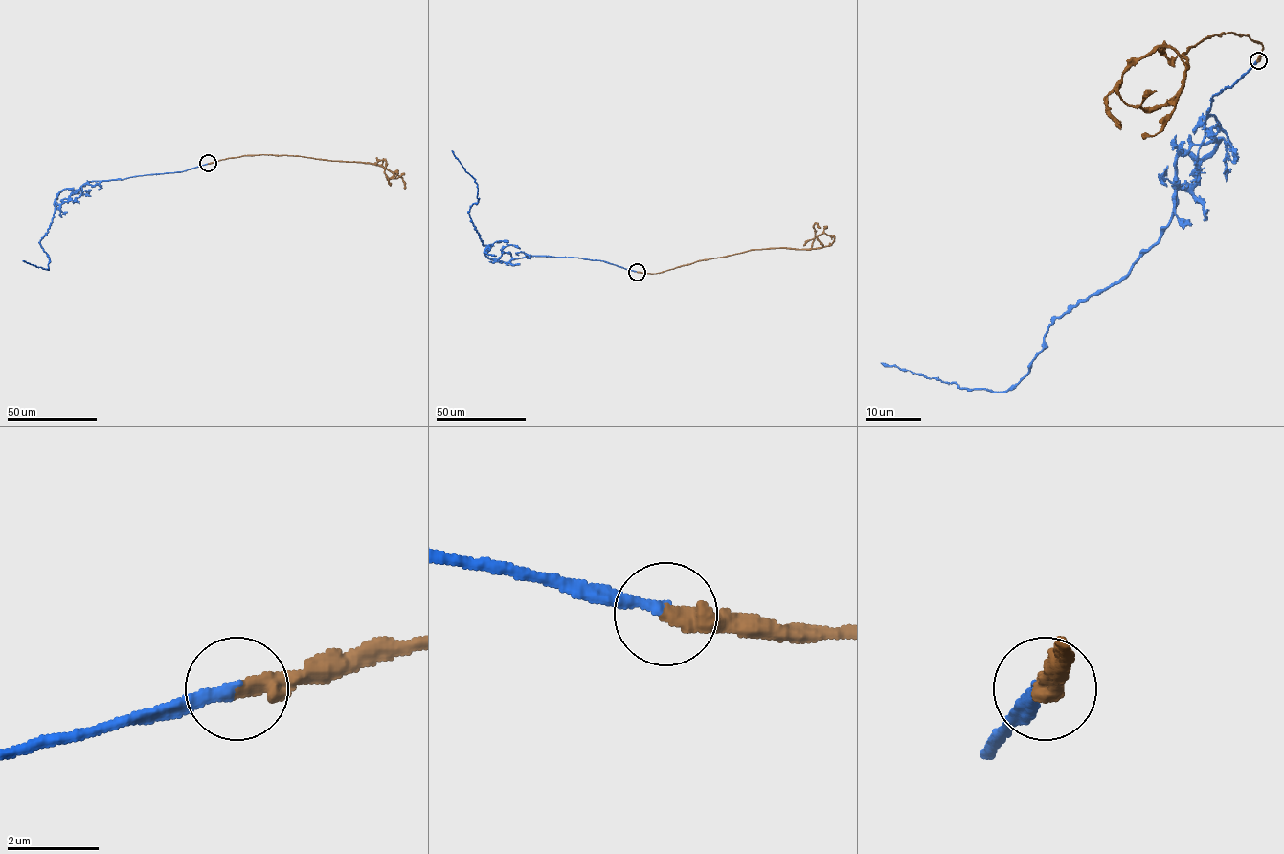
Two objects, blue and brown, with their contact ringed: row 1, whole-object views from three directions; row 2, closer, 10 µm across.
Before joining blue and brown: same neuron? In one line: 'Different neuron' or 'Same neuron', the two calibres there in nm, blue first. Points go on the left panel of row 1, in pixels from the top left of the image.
Same neuron. Thickness 240 nm (blue) against 440 nm

